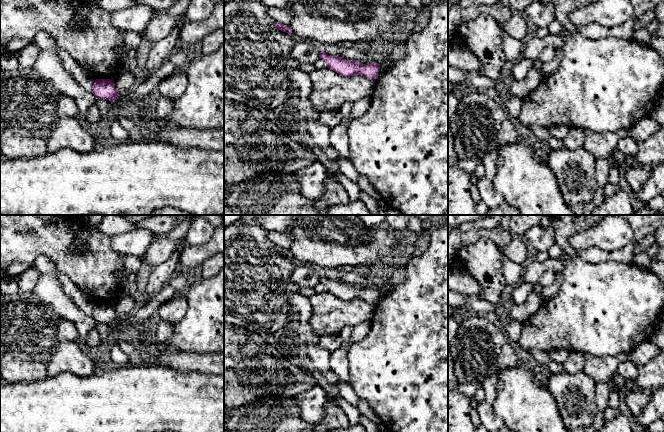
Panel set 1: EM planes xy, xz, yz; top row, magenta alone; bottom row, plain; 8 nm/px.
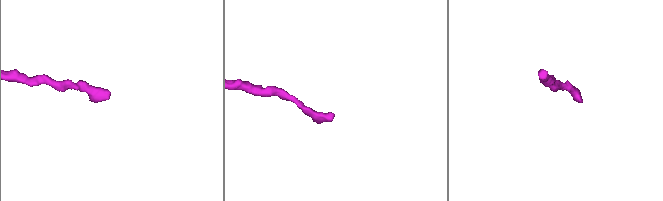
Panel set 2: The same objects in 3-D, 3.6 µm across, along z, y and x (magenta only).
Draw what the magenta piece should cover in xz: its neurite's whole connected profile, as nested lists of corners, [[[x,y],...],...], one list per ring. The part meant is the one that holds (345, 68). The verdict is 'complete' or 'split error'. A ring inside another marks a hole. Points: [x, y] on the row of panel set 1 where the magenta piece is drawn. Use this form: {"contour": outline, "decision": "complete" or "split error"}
{"contour": [[[320,52],[319,59],[324,60],[329,69],[343,77],[359,75],[376,80],[379,76],[379,64],[375,62],[363,64],[358,61],[346,60],[340,56],[334,57],[322,52]]], "decision": "complete"}

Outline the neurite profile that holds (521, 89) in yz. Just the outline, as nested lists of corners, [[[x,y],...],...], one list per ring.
[[[534,66],[529,70],[527,76],[523,80],[514,80],[509,84],[510,91],[513,96],[520,99],[527,97],[534,89],[537,88],[543,76]]]

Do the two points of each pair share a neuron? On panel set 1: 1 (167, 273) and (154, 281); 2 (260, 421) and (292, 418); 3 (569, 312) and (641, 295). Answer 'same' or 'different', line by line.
1: same
2: same
3: same

